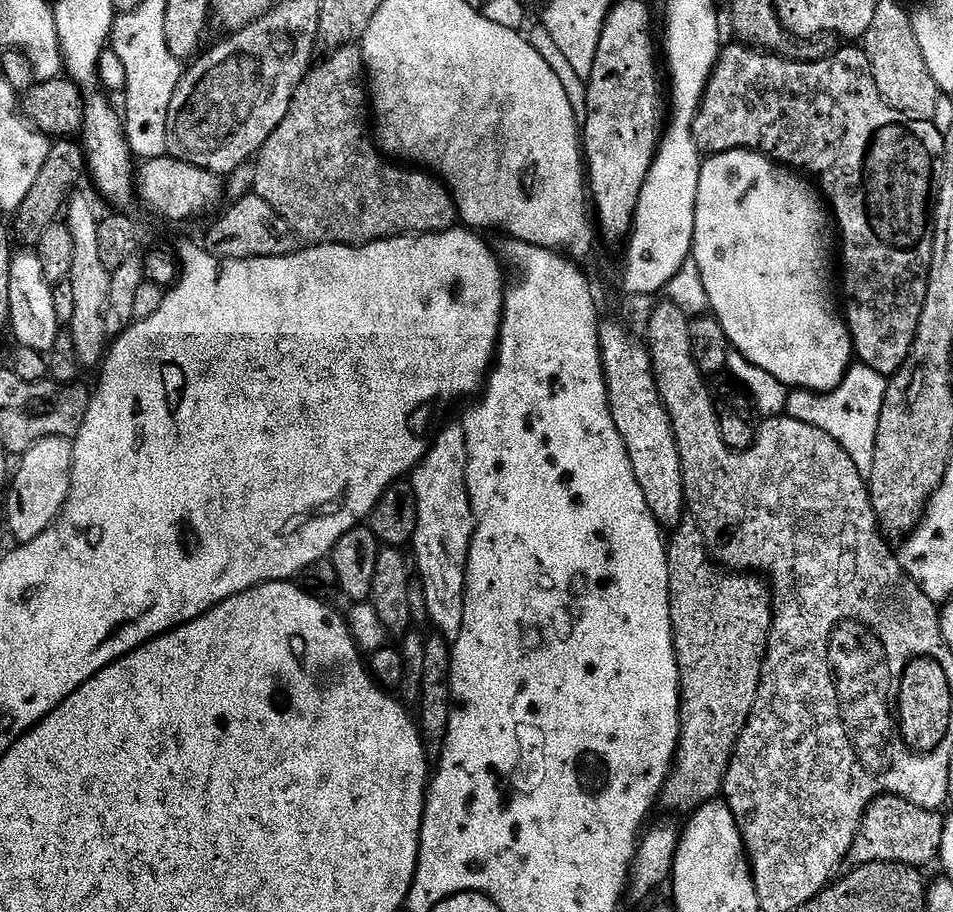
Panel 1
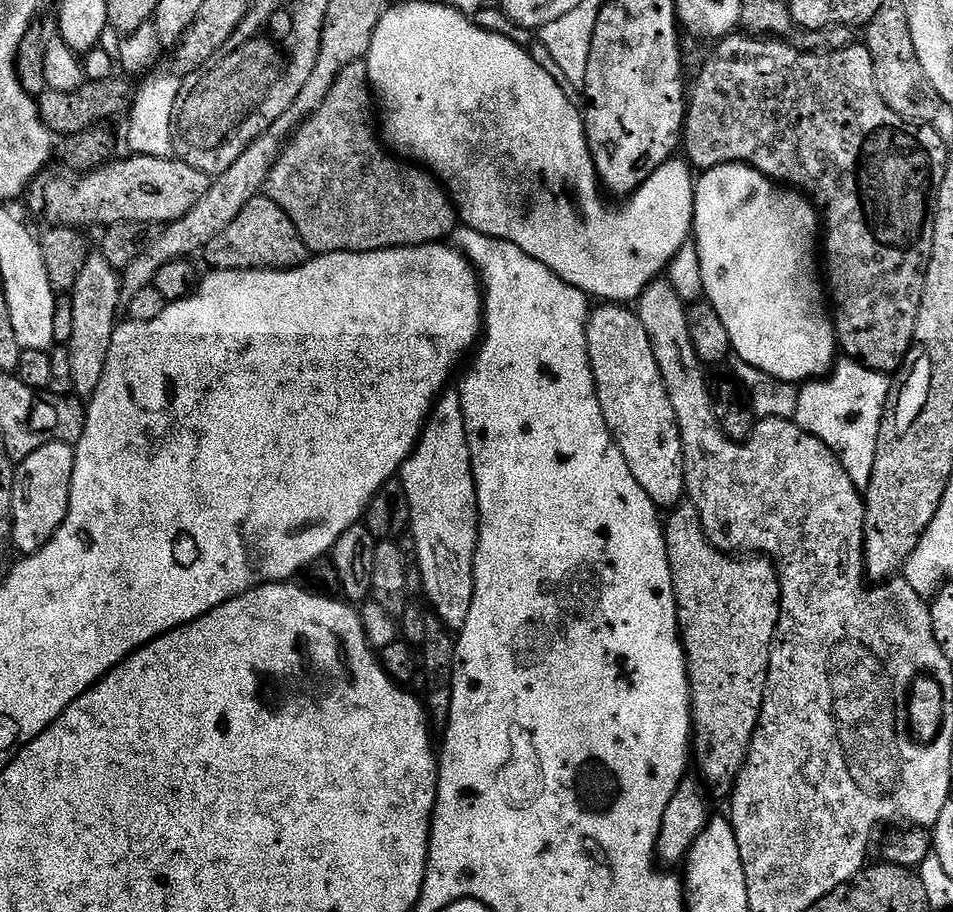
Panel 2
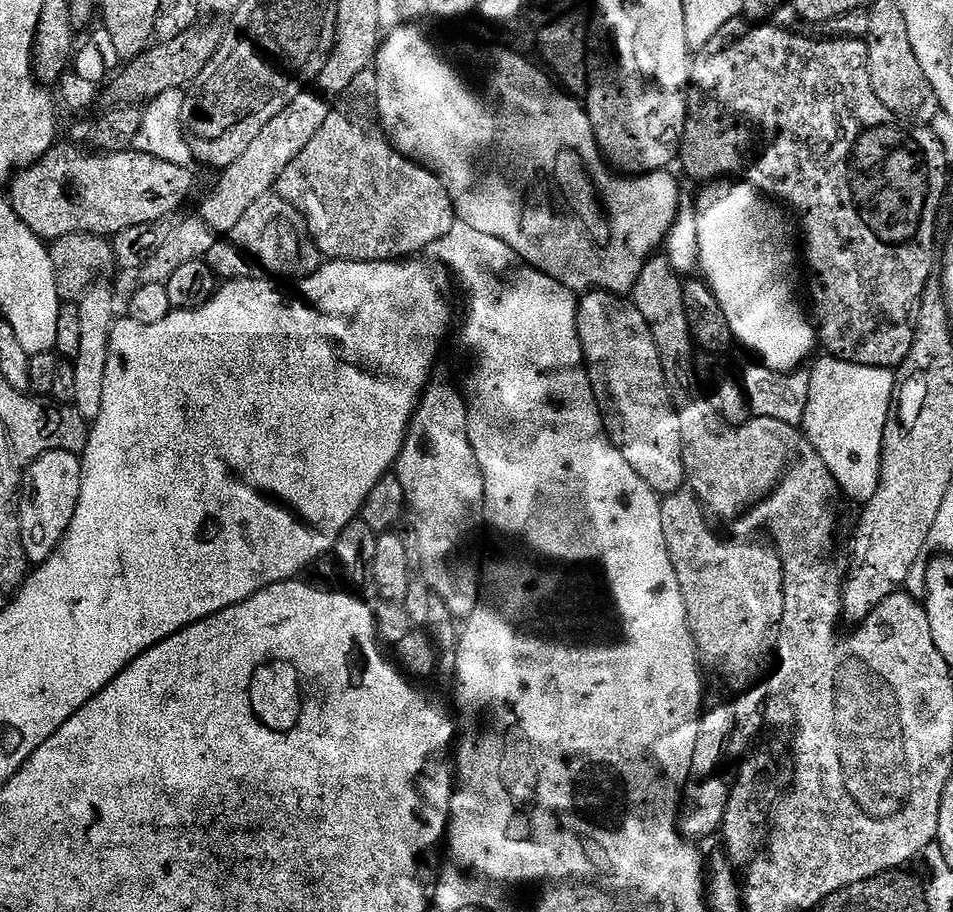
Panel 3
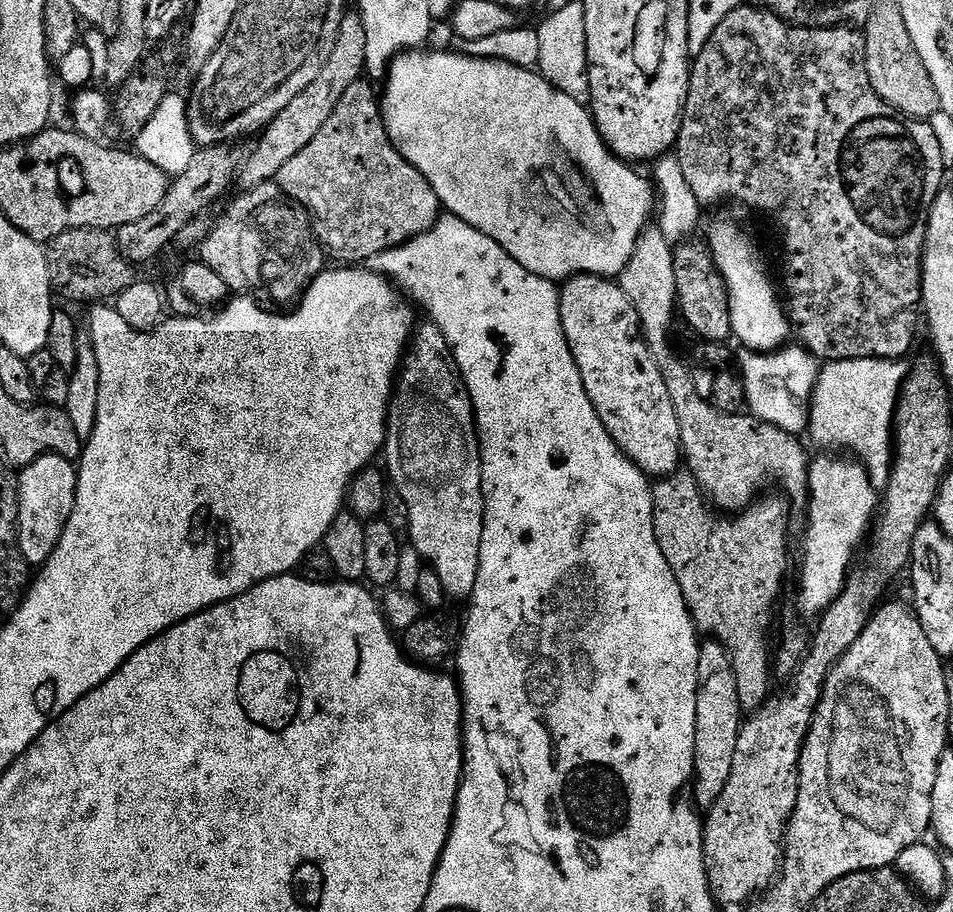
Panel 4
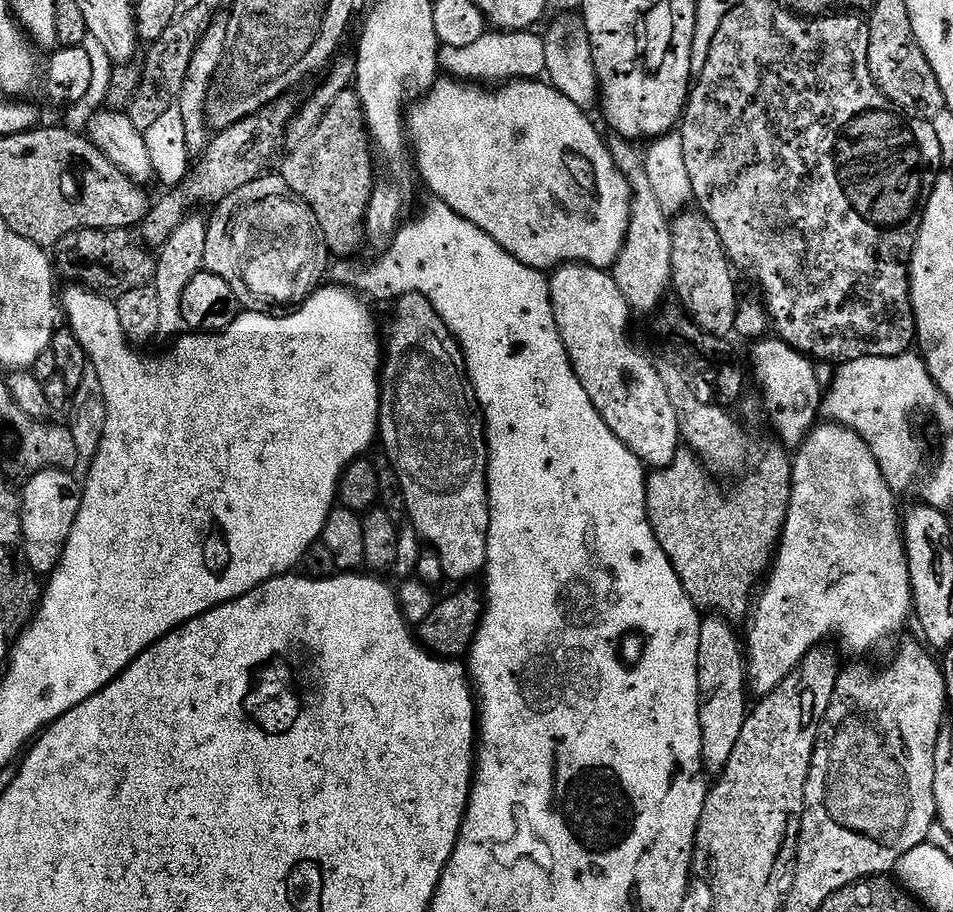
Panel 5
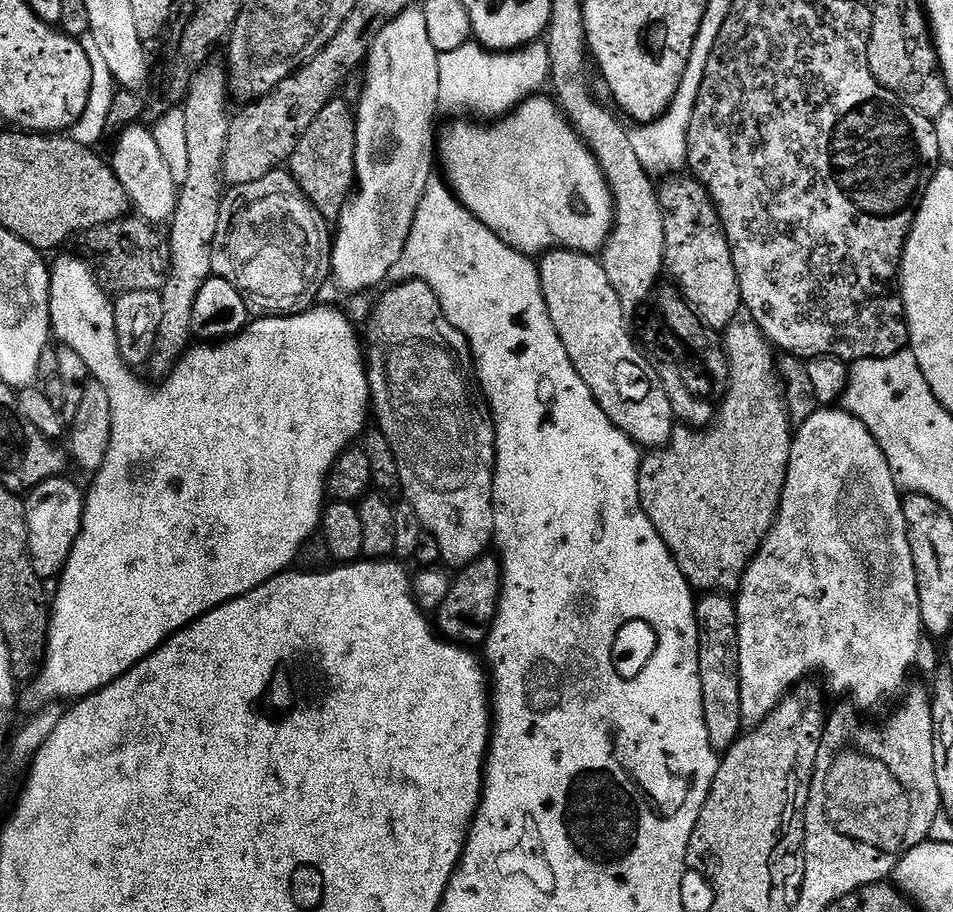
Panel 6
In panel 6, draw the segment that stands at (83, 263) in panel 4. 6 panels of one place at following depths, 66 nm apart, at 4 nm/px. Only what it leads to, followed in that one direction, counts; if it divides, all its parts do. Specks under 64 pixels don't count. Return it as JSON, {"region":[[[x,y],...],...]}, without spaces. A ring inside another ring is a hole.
{"region":[[[121,218],[79,233],[79,255],[109,294],[122,292],[160,292],[170,270],[168,237],[146,220]]]}

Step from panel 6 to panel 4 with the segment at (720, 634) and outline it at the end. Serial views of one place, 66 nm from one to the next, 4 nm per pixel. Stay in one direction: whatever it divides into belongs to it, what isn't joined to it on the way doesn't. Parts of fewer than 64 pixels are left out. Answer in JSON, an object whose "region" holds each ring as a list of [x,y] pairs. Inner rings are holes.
{"region":[[[715,638],[705,639],[700,645],[698,678],[700,685],[696,691],[694,718],[694,776],[690,793],[695,807],[707,810],[714,806],[714,802],[718,802],[718,798],[722,798],[722,790],[726,790],[726,782],[730,782],[734,750],[738,750],[738,734],[742,727],[736,668],[728,649]]]}

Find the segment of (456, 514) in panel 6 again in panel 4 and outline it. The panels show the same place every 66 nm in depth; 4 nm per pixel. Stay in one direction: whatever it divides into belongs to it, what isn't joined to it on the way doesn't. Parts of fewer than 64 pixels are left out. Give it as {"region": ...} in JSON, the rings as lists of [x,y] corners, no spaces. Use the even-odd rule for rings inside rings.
{"region":[[[425,322],[419,325],[418,331],[414,336],[414,343],[409,347],[403,361],[402,361],[402,371],[398,376],[398,383],[395,385],[394,392],[395,395],[392,397],[391,405],[388,409],[388,439],[382,449],[383,455],[386,457],[388,455],[388,468],[386,467],[387,475],[390,477],[391,483],[392,480],[394,483],[395,491],[400,493],[400,496],[406,502],[406,510],[408,511],[408,530],[407,535],[410,539],[410,544],[412,547],[416,548],[418,554],[431,566],[434,571],[438,574],[438,579],[442,582],[442,586],[444,587],[444,595],[445,597],[452,598],[452,596],[464,596],[464,598],[471,597],[472,591],[474,590],[474,582],[478,578],[478,566],[480,565],[480,547],[482,546],[482,530],[484,529],[484,487],[482,486],[482,466],[480,465],[480,440],[476,436],[476,415],[474,414],[474,410],[472,409],[472,399],[470,398],[470,394],[466,390],[466,386],[464,385],[464,379],[462,378],[462,374],[458,370],[458,362],[454,358],[454,354],[450,350],[450,346],[446,342],[446,338],[442,334],[442,330],[438,328],[438,326],[431,322]]]}

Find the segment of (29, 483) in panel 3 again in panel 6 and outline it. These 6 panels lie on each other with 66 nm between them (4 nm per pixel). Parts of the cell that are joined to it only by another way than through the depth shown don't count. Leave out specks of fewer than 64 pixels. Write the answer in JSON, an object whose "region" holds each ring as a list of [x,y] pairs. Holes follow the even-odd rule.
{"region":[[[61,474],[50,478],[46,482],[42,482],[38,487],[33,488],[27,493],[24,509],[26,510],[26,522],[28,523],[28,549],[30,550],[30,558],[34,570],[40,576],[40,579],[48,582],[50,578],[59,577],[64,571],[66,562],[70,558],[70,554],[74,550],[74,542],[80,533],[82,526],[82,518],[84,517],[84,501],[85,493],[80,492],[80,488],[72,480],[67,480],[67,475]]]}

